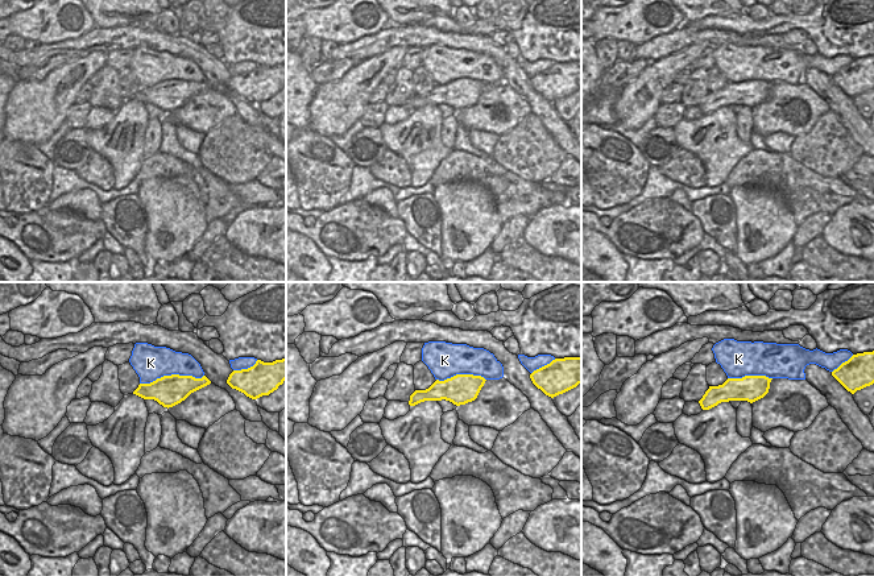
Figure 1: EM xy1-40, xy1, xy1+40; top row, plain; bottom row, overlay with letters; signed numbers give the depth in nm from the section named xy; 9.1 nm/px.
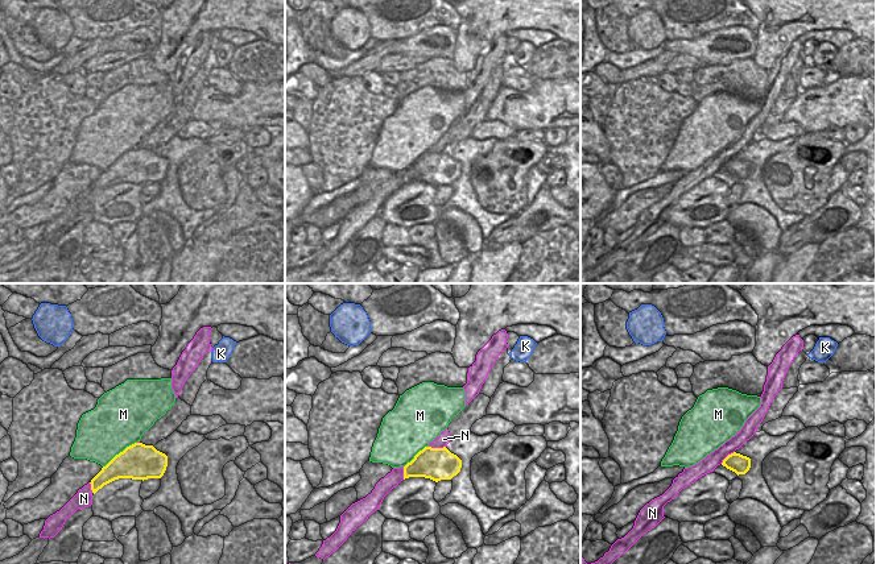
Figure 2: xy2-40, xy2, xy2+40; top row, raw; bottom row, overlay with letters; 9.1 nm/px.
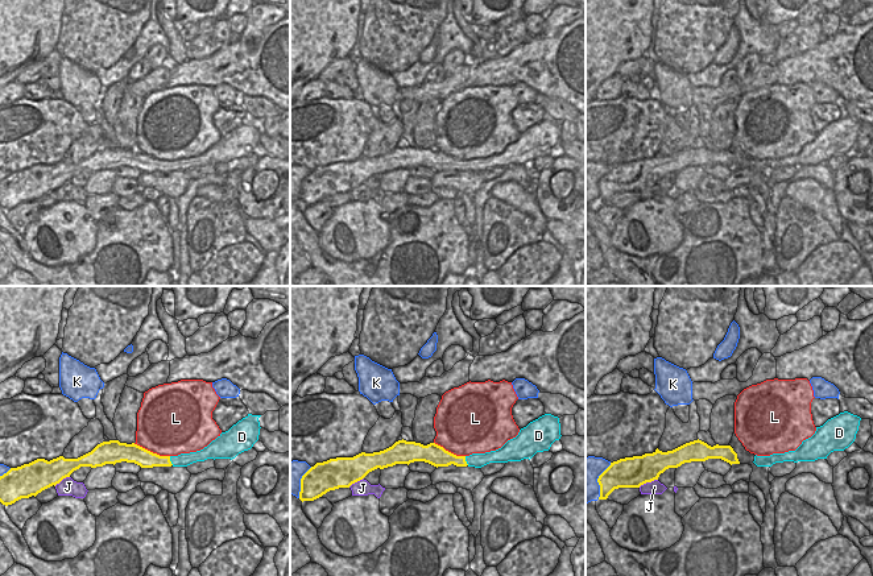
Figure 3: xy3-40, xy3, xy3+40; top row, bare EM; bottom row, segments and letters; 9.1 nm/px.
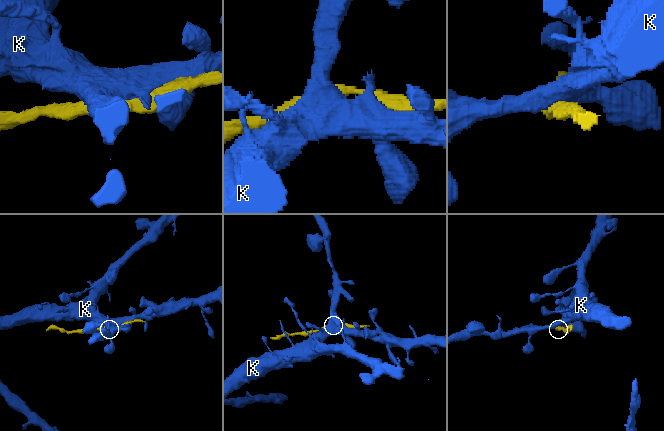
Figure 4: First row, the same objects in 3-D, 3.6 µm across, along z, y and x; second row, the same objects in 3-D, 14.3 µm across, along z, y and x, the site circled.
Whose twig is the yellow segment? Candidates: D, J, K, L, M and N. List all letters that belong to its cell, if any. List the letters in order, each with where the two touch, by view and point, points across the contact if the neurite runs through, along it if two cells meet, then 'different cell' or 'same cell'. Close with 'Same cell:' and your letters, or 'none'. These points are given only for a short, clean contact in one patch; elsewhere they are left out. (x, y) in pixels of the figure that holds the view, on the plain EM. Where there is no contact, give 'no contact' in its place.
D: meets yellow in xy3-40 at (169, 165); runs through xy3-40 (145, 164), (169, 165), (183, 164); same cell
J: meets yellow in xy3+40 at (648, 186); border along xy3+40 (657, 183), (638, 191); different cell
K: meets yellow in xy1-40 at (172, 79); different cell
L: meets yellow in xy3-40 at (152, 157); border along xy3-40 (133, 148), (169, 161); different cell
M: meets yellow in xy2-40 at (120, 157); border along xy2-40 (136, 146), (116, 158), (103, 171); different cell
N: meets yellow in xy2 at (437, 153); different cell
Same cell: D

